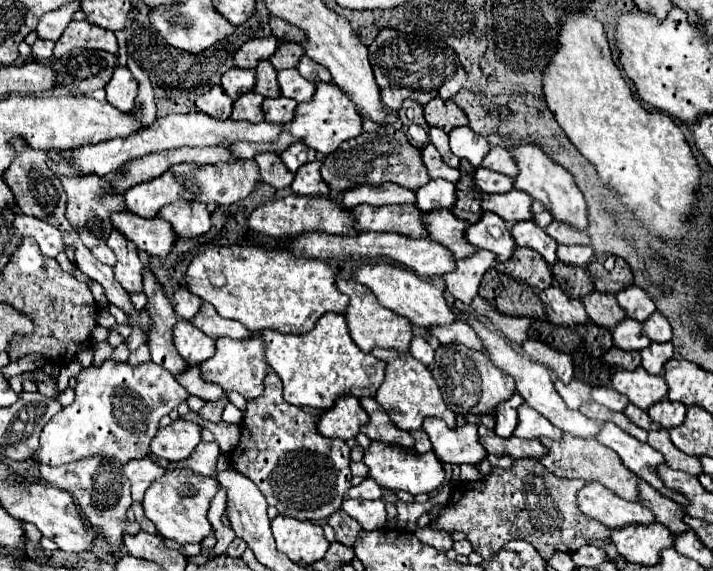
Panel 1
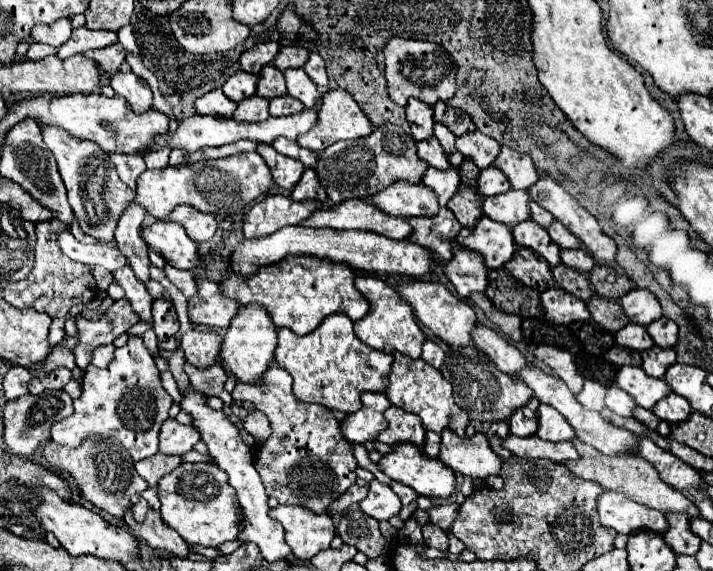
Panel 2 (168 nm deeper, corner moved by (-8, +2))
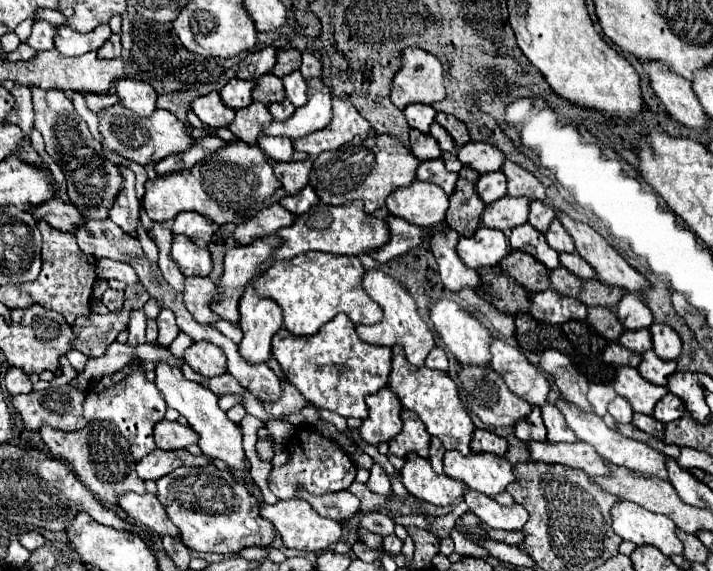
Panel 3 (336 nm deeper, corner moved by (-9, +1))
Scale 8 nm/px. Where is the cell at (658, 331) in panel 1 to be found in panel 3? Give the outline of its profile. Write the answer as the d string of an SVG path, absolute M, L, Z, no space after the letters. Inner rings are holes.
M654 322L650 326L650 332L652 332L652 342L654 342L654 352L658 352L660 358L664 360L678 358L682 350L682 340L674 328Z

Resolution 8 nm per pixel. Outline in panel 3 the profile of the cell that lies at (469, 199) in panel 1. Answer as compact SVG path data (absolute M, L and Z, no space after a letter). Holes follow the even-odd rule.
M462 166L458 172L456 190L450 196L450 208L446 212L446 224L460 236L472 236L480 226L480 216L486 208L482 198L476 194L476 182L480 174Z

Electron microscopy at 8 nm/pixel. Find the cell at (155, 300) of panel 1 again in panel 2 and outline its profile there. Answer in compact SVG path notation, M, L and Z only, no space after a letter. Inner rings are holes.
M155 299L153 301L153 331L159 339L159 349L163 351L175 351L177 349L177 331L179 331L179 319L175 313L175 307L171 301Z

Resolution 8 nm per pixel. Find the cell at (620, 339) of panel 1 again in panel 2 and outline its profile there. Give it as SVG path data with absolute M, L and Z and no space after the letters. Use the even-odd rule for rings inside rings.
M629 323L623 329L619 329L615 333L615 343L621 345L621 347L635 349L635 351L645 351L645 349L653 347L653 339L645 331L645 327L635 325L635 323Z

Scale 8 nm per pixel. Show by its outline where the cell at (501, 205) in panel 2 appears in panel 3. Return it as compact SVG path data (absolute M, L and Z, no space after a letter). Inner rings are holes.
M504 196L486 206L486 210L482 214L482 224L486 224L488 228L512 230L512 228L528 222L528 210L530 210L528 198Z

